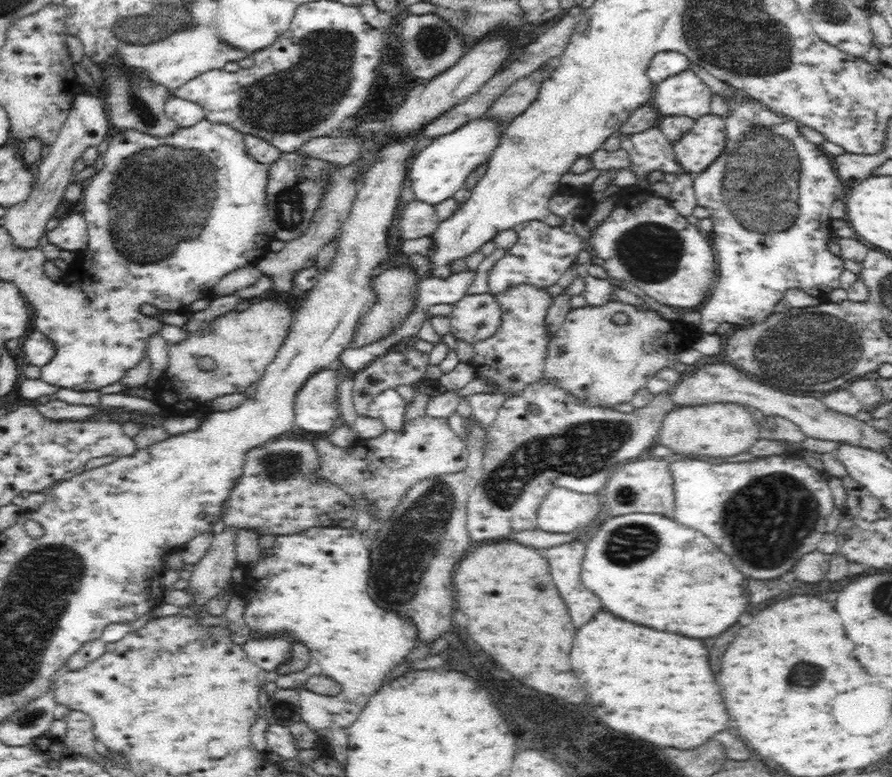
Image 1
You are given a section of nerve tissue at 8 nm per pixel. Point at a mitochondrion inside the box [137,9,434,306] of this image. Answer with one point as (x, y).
(297, 102)

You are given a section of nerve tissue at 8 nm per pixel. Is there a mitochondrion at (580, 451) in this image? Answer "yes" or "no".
yes

